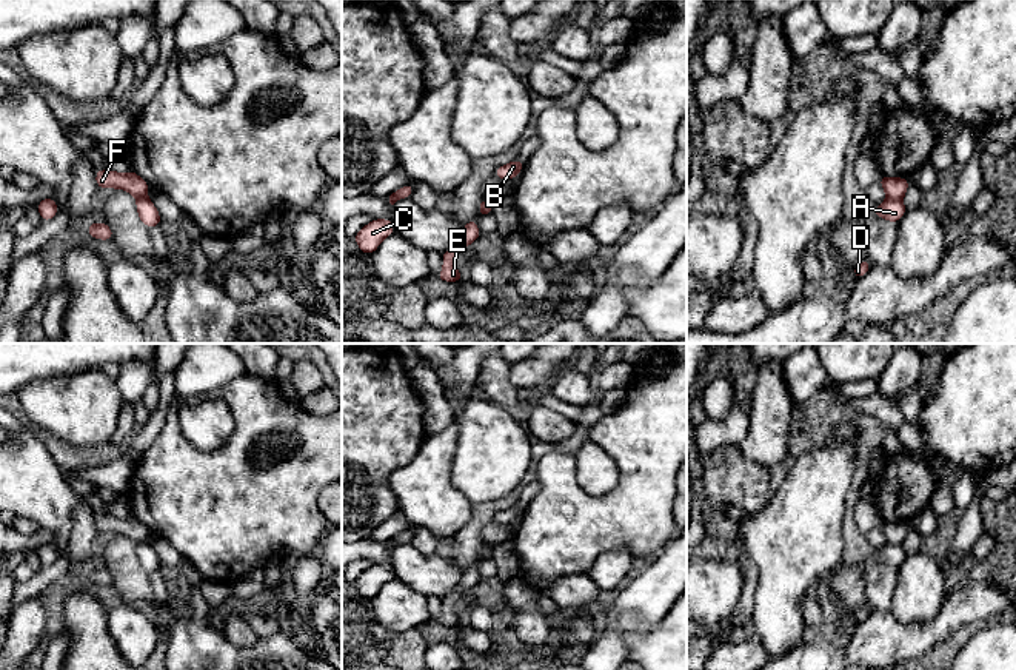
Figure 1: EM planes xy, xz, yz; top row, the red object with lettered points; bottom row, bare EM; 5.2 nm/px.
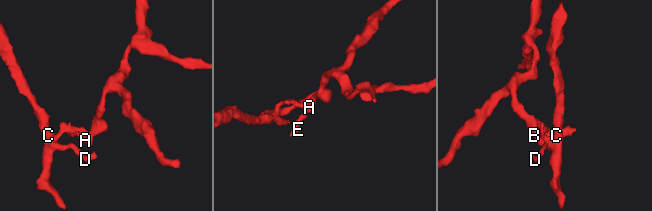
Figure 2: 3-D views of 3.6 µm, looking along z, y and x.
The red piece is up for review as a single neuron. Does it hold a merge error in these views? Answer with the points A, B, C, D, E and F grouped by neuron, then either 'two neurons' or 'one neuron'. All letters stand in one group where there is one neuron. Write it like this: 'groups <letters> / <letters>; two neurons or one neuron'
groups A B E / C D F; two neurons

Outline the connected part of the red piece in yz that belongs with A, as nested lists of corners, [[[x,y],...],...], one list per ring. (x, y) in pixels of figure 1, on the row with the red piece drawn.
[[[885,199],[884,203],[871,209],[873,216],[882,217],[887,222],[897,223],[907,213],[907,208],[902,200]]]

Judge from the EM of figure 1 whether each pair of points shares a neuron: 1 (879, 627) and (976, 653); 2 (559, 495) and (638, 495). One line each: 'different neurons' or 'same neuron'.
1: different neurons
2: same neuron

